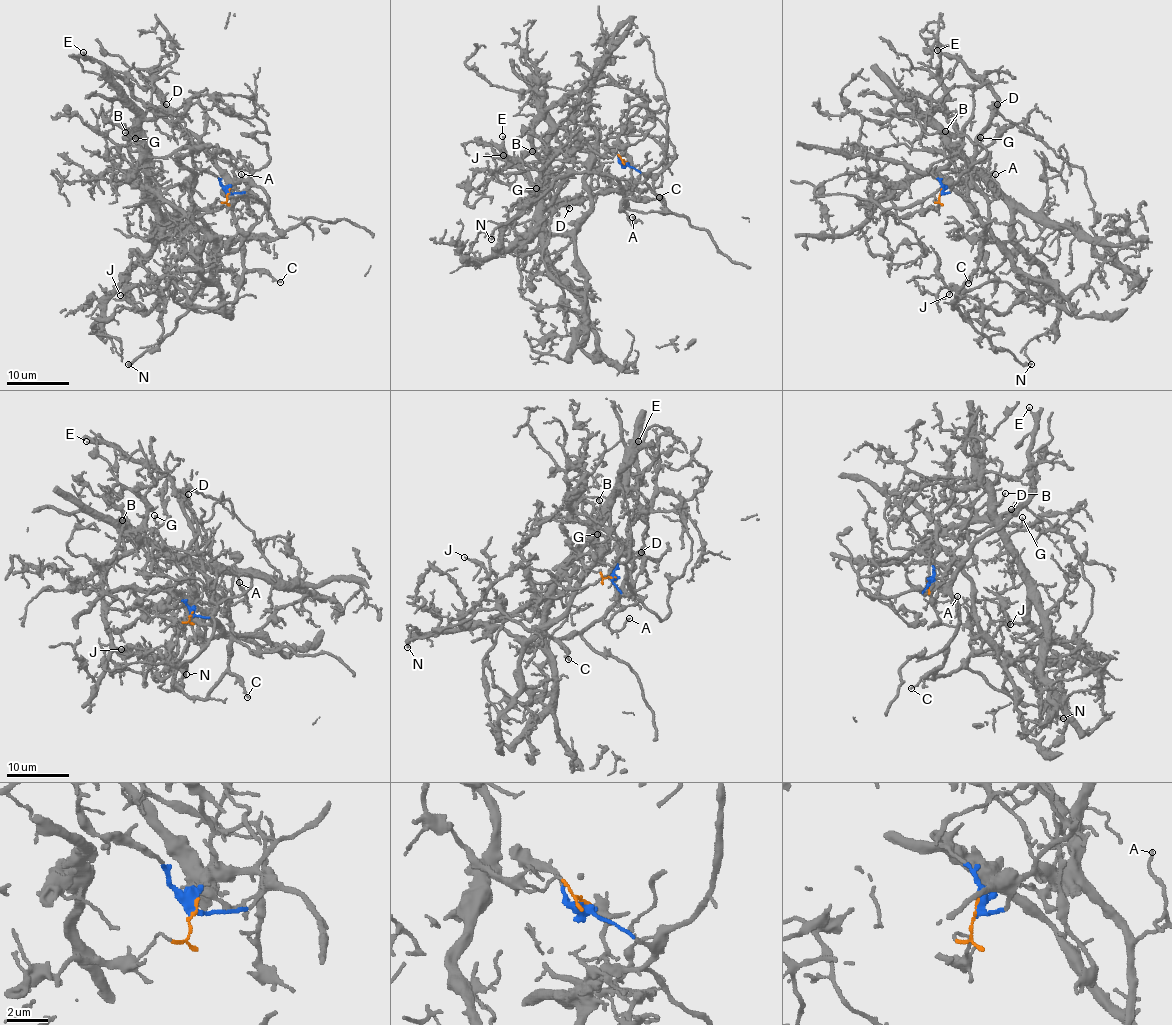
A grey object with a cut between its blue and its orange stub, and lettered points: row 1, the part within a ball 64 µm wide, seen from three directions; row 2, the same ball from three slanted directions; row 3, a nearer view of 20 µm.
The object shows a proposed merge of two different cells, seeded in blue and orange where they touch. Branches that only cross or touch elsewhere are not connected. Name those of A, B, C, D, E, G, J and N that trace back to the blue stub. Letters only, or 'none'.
A, C, D, E, N

